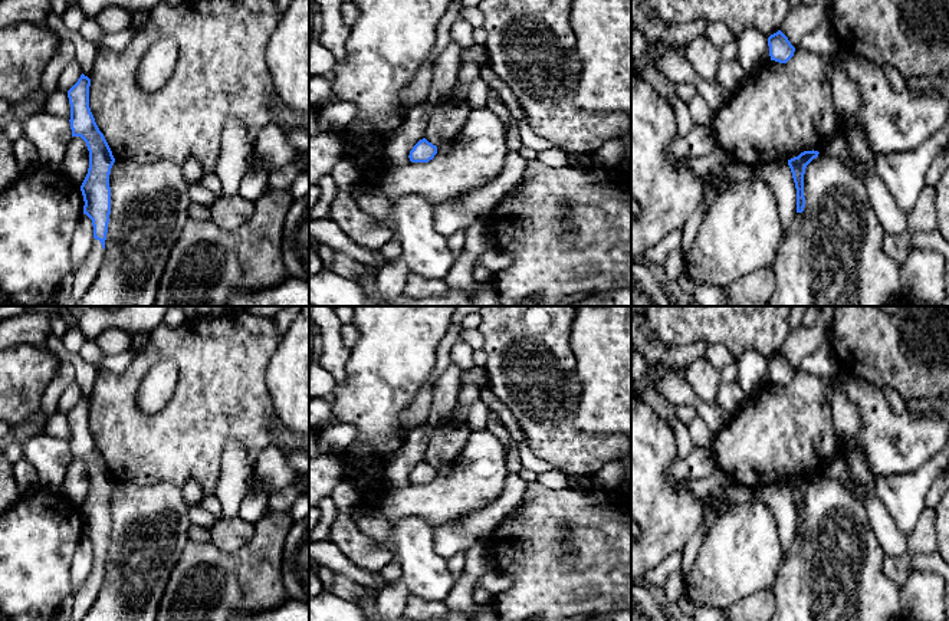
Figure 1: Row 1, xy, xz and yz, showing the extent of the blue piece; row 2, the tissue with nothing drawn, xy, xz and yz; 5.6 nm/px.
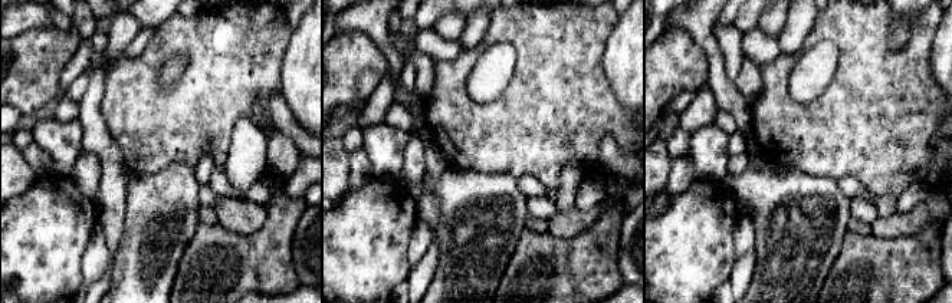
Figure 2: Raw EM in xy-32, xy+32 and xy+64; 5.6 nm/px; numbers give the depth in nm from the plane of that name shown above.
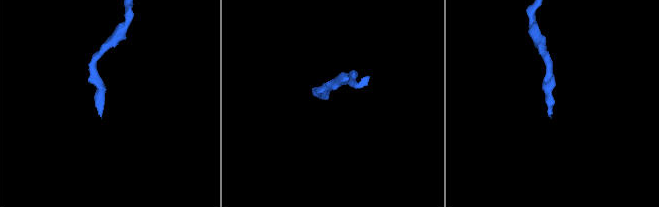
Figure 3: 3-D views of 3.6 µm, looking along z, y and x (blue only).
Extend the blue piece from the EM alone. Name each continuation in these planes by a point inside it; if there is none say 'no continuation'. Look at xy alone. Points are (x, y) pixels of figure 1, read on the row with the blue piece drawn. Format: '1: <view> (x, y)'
1: xy (85, 275)

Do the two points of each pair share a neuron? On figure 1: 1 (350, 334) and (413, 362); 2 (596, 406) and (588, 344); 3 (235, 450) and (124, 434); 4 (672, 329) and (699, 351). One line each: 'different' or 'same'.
1: different
2: same
3: different
4: different

